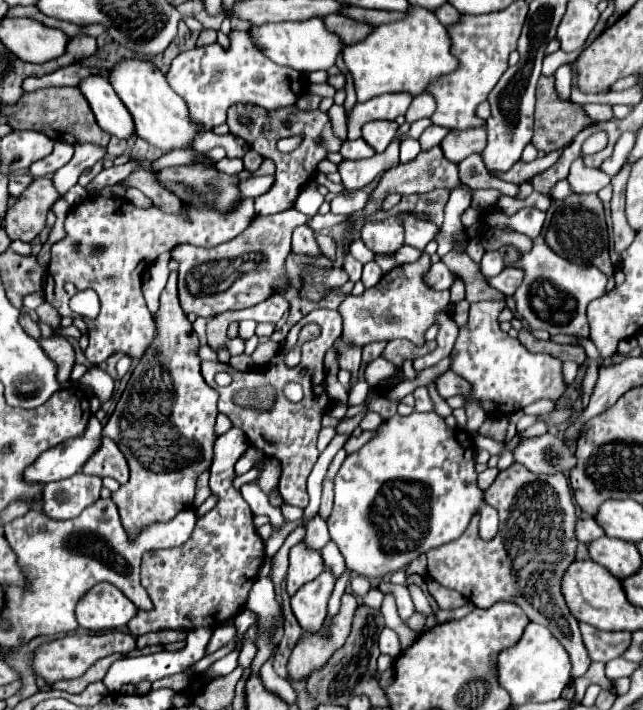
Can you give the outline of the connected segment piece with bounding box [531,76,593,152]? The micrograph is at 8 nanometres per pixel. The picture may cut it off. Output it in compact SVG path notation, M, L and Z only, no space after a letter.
M541 76L539 78L539 84L537 84L537 106L535 106L535 134L533 134L533 140L531 144L537 148L537 150L543 150L543 152L553 152L557 148L563 148L567 146L575 136L577 132L581 132L583 128L587 128L589 124L589 118L585 116L585 112L581 110L581 104L575 104L575 102L565 102L565 100L559 100L557 94L555 94L555 78L553 76Z

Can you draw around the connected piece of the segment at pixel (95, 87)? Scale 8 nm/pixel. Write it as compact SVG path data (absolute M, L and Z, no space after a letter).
M93 74L83 78L77 88L89 102L97 124L113 134L115 138L127 140L135 130L133 130L133 118L129 118L129 112L125 110L123 102L113 94L113 88L109 86L109 80L101 74Z

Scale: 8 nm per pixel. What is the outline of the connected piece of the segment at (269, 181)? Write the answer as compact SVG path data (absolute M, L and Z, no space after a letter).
M251 174L249 178L245 178L245 180L239 182L241 194L243 196L251 196L251 198L261 196L265 190L269 190L269 186L273 186L273 176L257 176L257 174Z

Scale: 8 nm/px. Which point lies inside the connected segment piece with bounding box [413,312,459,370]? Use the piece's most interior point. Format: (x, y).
(447, 335)

